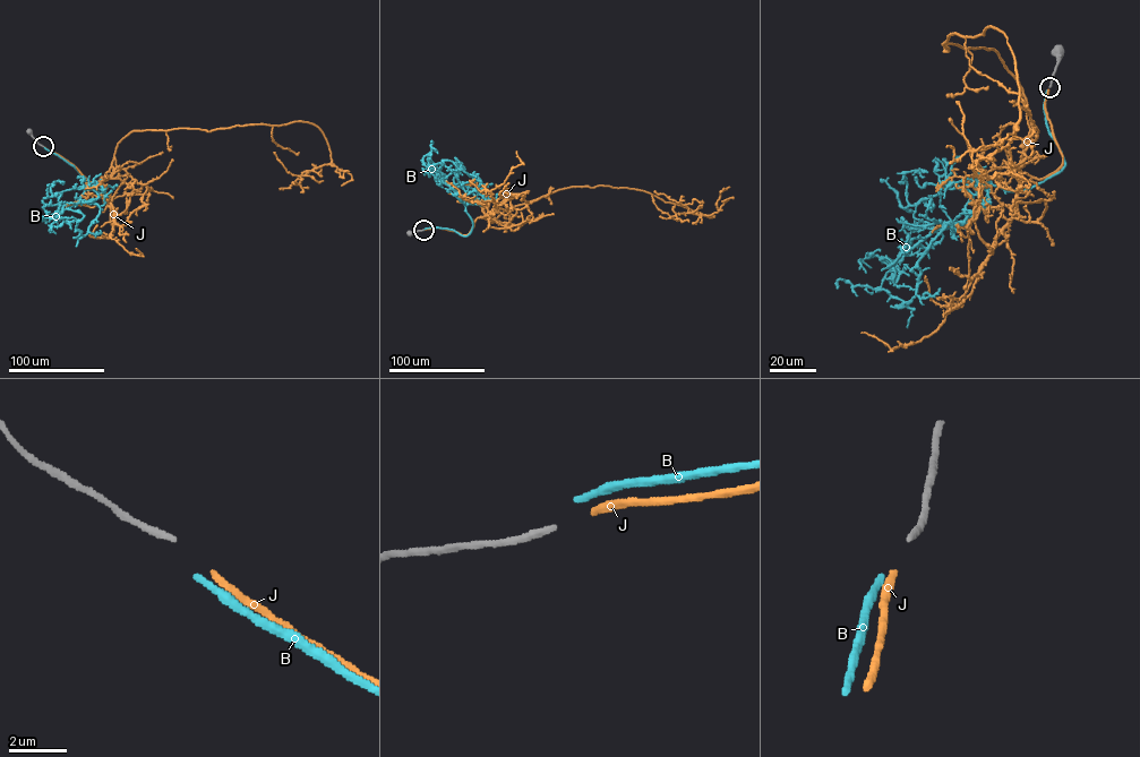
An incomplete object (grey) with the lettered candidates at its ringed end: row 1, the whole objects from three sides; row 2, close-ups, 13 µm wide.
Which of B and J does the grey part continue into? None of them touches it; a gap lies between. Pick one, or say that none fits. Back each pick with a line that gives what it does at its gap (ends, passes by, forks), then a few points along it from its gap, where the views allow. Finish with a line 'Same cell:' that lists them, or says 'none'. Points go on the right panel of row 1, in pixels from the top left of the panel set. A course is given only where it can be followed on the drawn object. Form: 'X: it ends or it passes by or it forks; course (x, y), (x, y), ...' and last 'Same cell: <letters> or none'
Same cell: none

